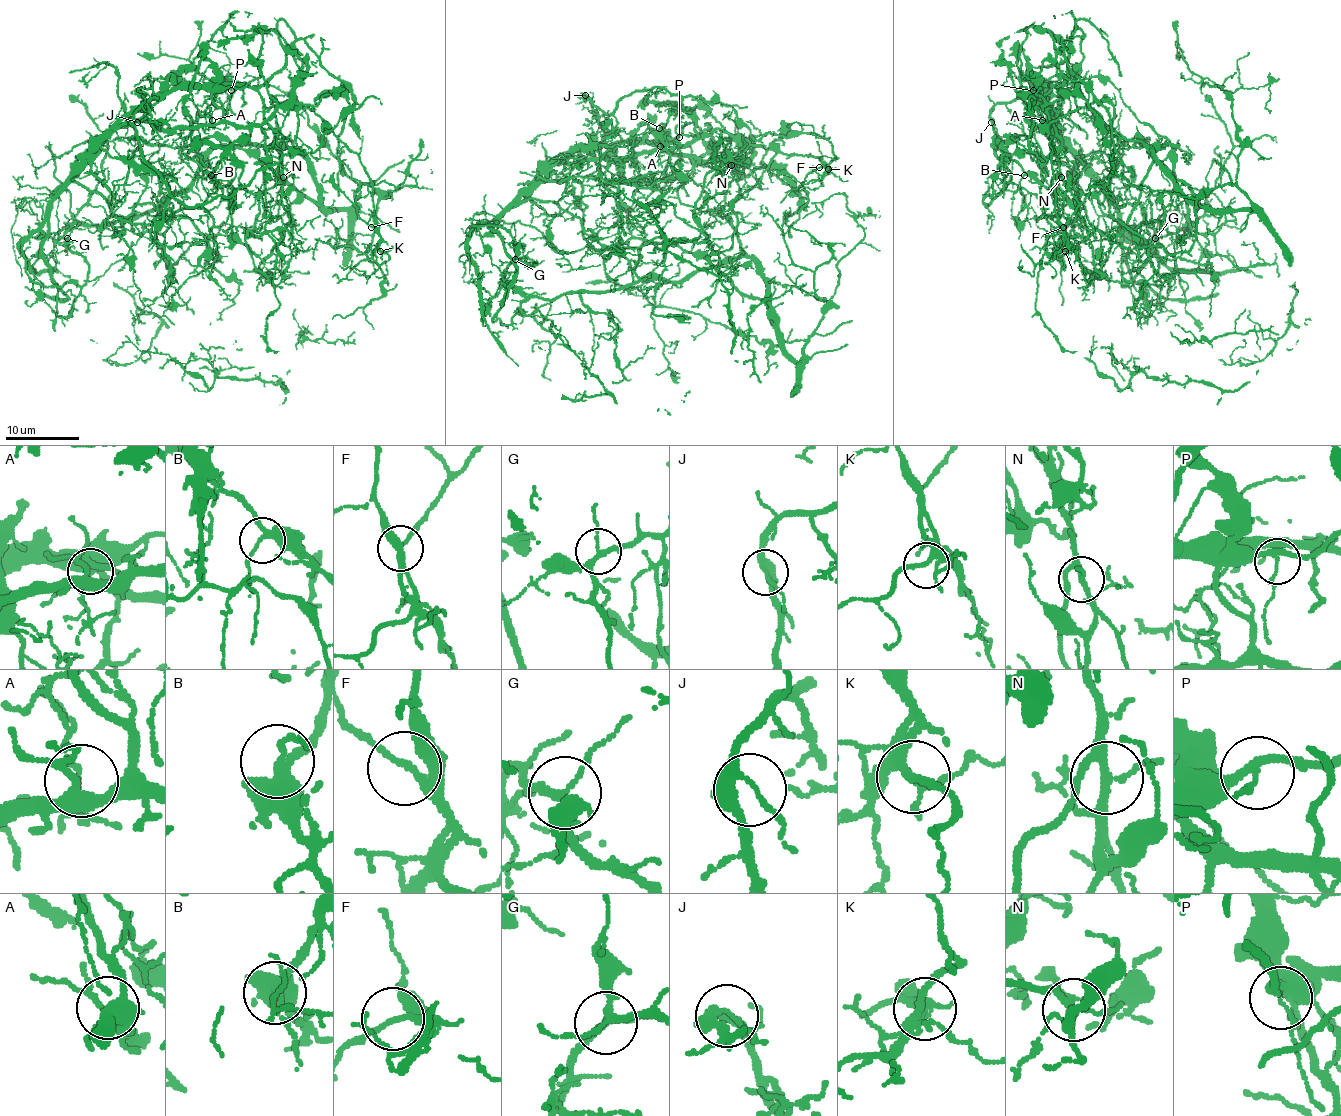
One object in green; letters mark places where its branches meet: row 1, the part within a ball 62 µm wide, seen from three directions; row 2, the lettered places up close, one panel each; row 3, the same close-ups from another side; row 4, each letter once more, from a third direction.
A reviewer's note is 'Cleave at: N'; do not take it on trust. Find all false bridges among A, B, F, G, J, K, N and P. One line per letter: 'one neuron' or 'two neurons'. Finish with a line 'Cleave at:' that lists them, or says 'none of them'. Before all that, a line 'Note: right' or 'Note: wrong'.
Note: right
A: one neuron
B: one neuron
F: one neuron
G: one neuron
J: one neuron
K: one neuron
N: two neurons
P: one neuron
Cleave at: N

